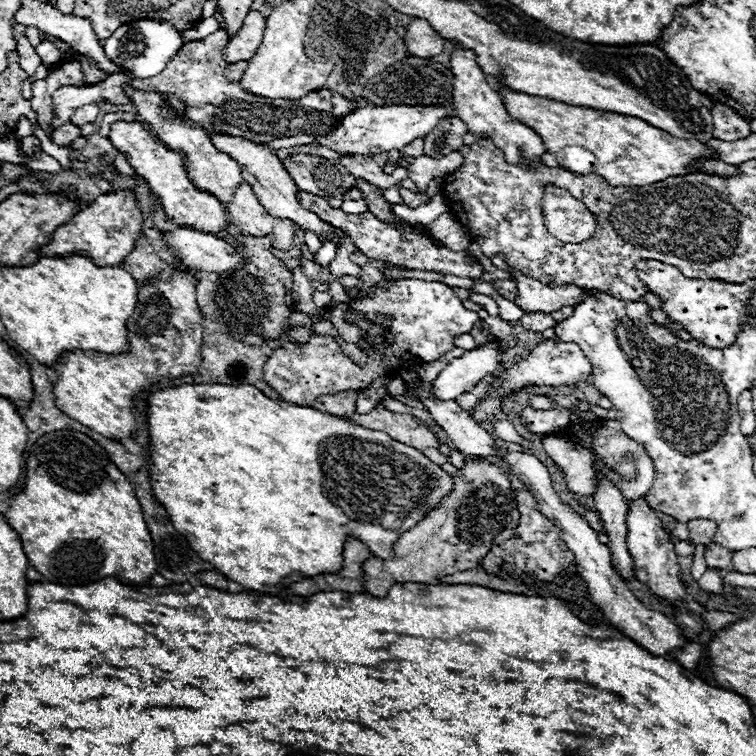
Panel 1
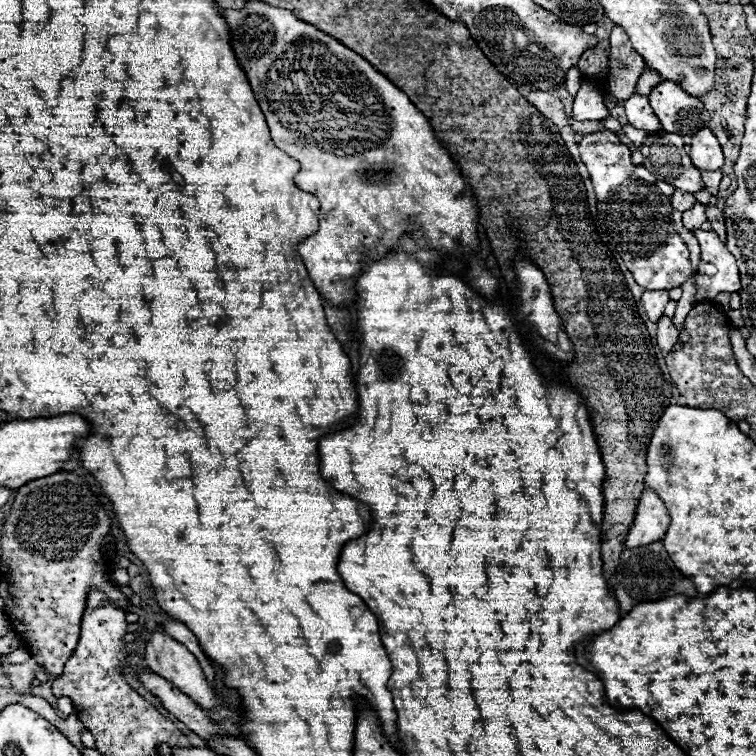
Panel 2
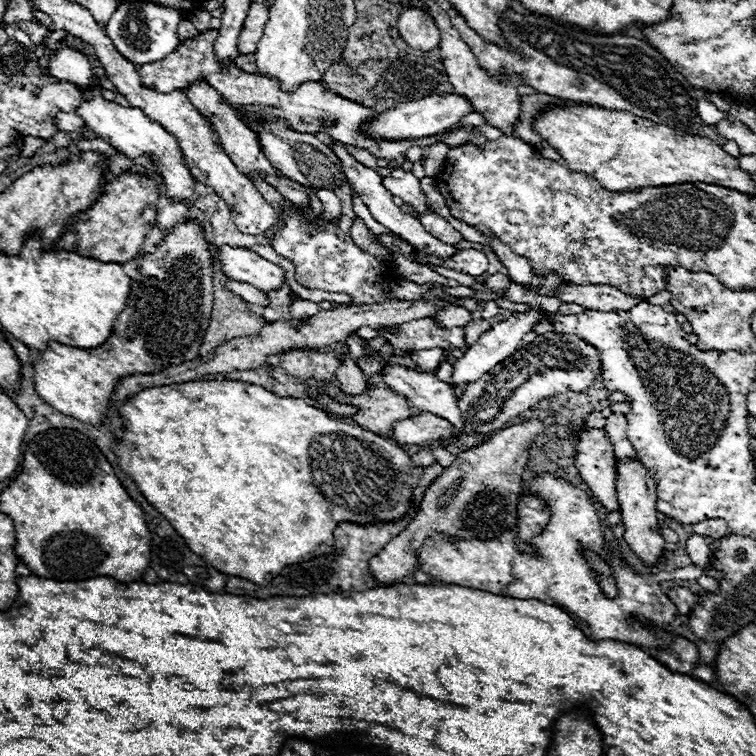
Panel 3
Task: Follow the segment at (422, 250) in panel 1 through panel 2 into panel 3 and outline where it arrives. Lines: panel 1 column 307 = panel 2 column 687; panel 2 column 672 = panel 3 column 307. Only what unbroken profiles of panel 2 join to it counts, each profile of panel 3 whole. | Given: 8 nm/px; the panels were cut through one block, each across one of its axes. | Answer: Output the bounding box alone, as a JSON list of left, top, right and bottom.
[266,176,310,208]

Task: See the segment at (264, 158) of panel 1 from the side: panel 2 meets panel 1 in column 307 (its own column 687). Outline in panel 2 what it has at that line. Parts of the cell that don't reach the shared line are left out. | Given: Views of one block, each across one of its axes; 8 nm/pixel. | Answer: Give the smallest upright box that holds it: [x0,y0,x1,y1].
[682,202,712,230]

